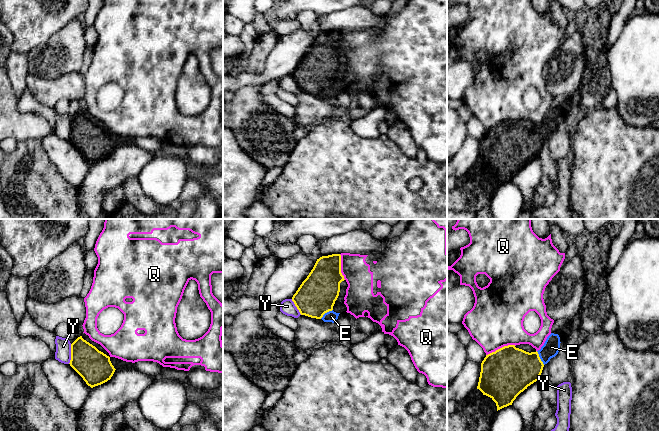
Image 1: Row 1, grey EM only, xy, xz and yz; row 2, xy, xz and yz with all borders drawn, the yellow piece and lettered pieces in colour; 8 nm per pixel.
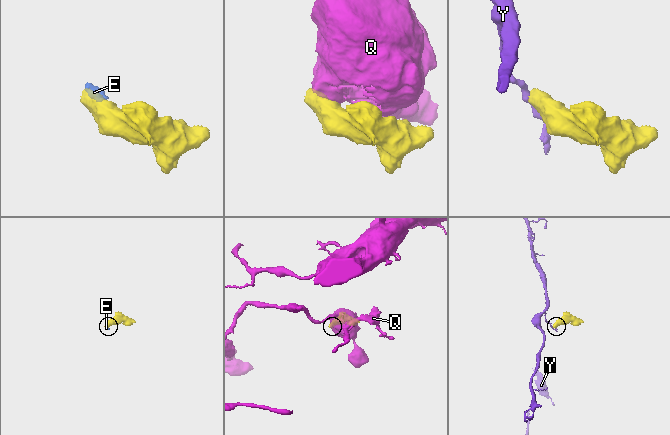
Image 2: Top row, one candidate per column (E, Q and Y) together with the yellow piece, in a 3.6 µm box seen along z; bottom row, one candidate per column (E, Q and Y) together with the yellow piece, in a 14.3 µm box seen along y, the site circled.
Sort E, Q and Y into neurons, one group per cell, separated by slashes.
E / Q / Y

